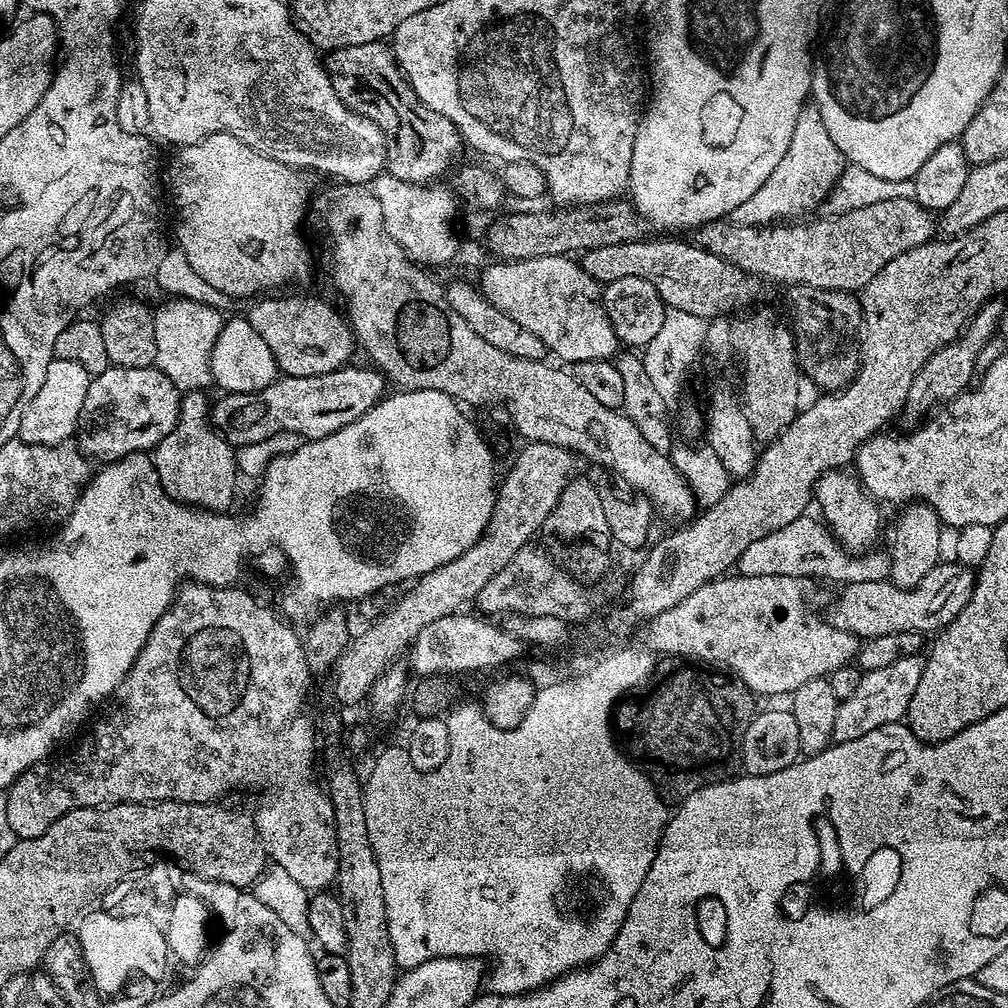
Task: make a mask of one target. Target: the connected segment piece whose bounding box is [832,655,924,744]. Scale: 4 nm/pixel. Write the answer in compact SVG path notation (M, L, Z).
M914 655L898 658L890 662L890 666L882 666L882 670L863 673L854 694L840 701L838 714L834 714L833 741L837 744L854 742L854 738L862 738L862 734L870 734L870 730L901 723L907 717L910 698L914 698L914 690L918 687L918 678L922 678L923 669L924 660Z

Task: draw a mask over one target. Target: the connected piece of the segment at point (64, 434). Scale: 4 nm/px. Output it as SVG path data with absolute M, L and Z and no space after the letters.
M54 358L46 370L46 378L42 378L42 386L38 386L38 394L34 394L34 398L30 398L24 408L18 439L38 446L54 446L71 441L78 432L89 379L88 372L76 362Z

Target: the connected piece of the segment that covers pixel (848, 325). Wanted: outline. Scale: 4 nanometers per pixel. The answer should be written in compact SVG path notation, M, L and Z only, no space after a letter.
M794 284L787 289L792 311L790 328L796 341L796 358L803 375L812 379L825 393L838 392L856 377L860 368L858 329L862 324L860 301L851 292L816 289Z

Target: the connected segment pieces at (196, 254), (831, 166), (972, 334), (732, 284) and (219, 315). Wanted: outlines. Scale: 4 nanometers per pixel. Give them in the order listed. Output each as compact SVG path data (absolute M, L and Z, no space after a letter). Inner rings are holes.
M210 134L204 140L196 144L185 144L177 147L172 156L172 204L176 207L176 240L178 248L186 256L190 266L194 268L199 278L204 279L220 290L223 294L235 298L242 296L255 297L257 294L268 294L271 288L280 288L283 284L288 284L291 280L304 280L308 276L308 271L312 268L312 256L308 253L308 244L304 241L304 236L300 233L300 227L304 224L304 211L309 211L310 197L313 195L312 188L308 185L308 180L303 171L299 168L292 168L289 164L274 162L274 158L266 158L258 154L250 146L238 142L230 134Z
M809 102L798 110L798 119L794 125L794 138L790 138L790 146L786 149L786 154L782 157L782 162L774 166L770 173L770 178L762 182L760 187L751 198L746 198L742 206L738 206L730 217L734 224L740 224L742 227L752 227L754 225L772 226L777 222L792 222L802 216L804 218L807 212L812 212L816 207L823 205L827 201L828 195L832 193L832 187L838 182L838 178L843 174L846 167L846 161L842 150L834 146L834 138L830 138L830 130L826 130L826 122L822 122L822 114L816 108L815 103Z
M1000 298L987 300L972 316L964 331L955 340L950 341L946 346L942 346L942 350L938 350L930 356L926 366L922 366L922 370L914 378L914 382L910 386L908 401L904 403L902 409L903 415L906 414L910 419L919 421L931 413L928 411L935 404L940 404L939 406L947 405L948 401L961 396L973 383L978 372L976 367L978 354L982 354L982 346L986 346L986 342L990 342L997 335L1000 319L1002 319L1006 311L1006 305L1002 301L1003 299Z
M656 238L660 240L633 240L624 241L618 245L600 246L598 249L585 251L582 263L586 274L594 278L601 286L610 282L618 282L618 278L646 278L654 290L663 298L668 308L676 308L679 312L694 314L698 318L704 316L720 316L723 312L732 312L735 308L744 308L752 304L760 296L761 277L744 272L738 266L716 257L704 248L689 242L684 238Z
M172 298L168 302L169 304L162 305L160 309L156 308L152 318L156 347L155 367L166 374L166 378L170 378L170 382L174 382L181 393L207 389L211 376L206 357L222 330L225 313L200 301Z

